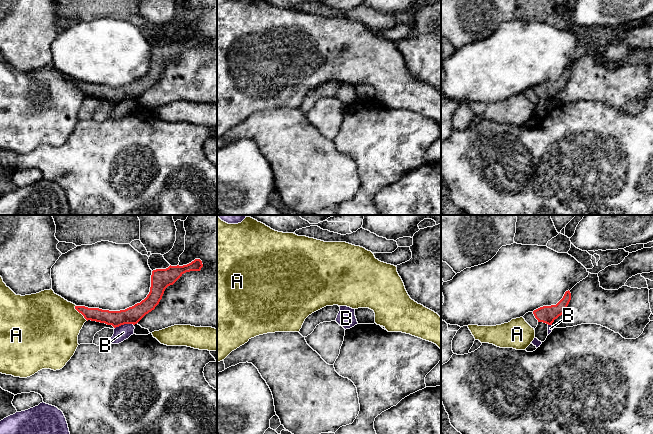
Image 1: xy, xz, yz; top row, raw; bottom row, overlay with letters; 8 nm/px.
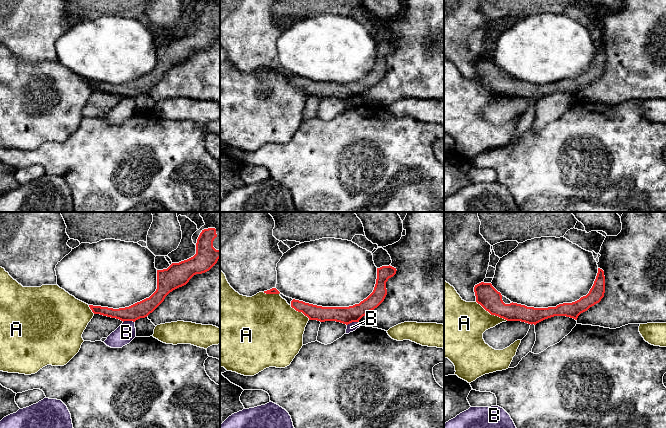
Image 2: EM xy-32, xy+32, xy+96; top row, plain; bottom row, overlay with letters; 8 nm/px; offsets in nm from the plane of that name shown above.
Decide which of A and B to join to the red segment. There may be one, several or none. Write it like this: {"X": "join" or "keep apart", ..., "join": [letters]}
{"A": "keep apart", "B": "keep apart", "join": []}

